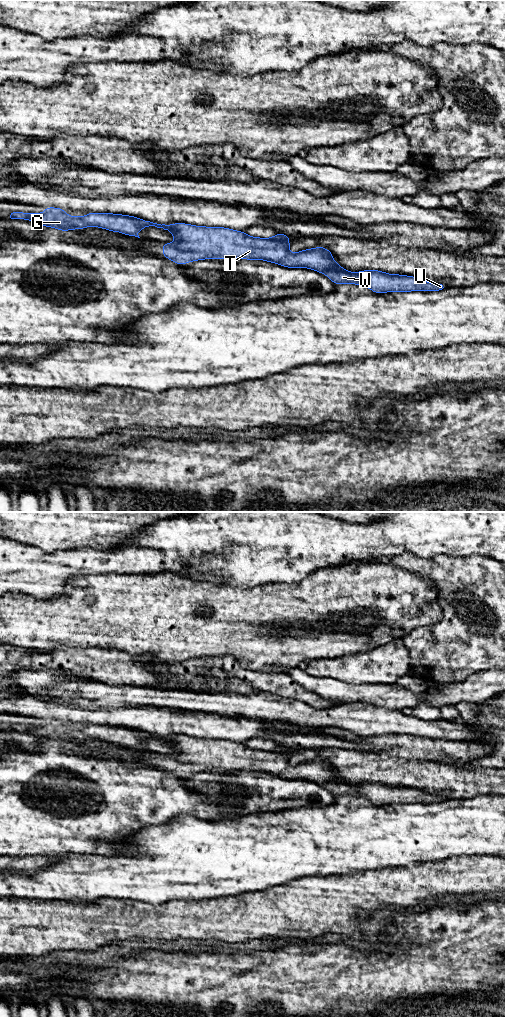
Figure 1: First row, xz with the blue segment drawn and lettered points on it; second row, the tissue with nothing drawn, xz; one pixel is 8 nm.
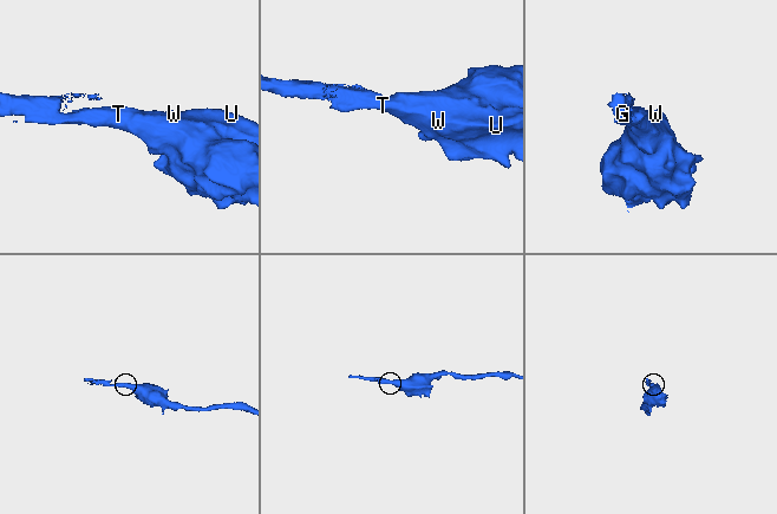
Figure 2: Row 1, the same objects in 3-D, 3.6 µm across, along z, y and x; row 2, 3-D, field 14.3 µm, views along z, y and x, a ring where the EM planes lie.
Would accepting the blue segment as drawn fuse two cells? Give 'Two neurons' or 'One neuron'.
Two neurons

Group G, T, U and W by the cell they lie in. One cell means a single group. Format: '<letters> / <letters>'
G / T U W

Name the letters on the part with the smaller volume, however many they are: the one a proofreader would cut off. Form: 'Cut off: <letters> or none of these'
Cut off: G

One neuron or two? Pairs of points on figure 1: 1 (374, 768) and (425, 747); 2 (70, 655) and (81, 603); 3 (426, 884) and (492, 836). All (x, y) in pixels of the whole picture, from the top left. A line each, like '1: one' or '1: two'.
1: one
2: two
3: two

